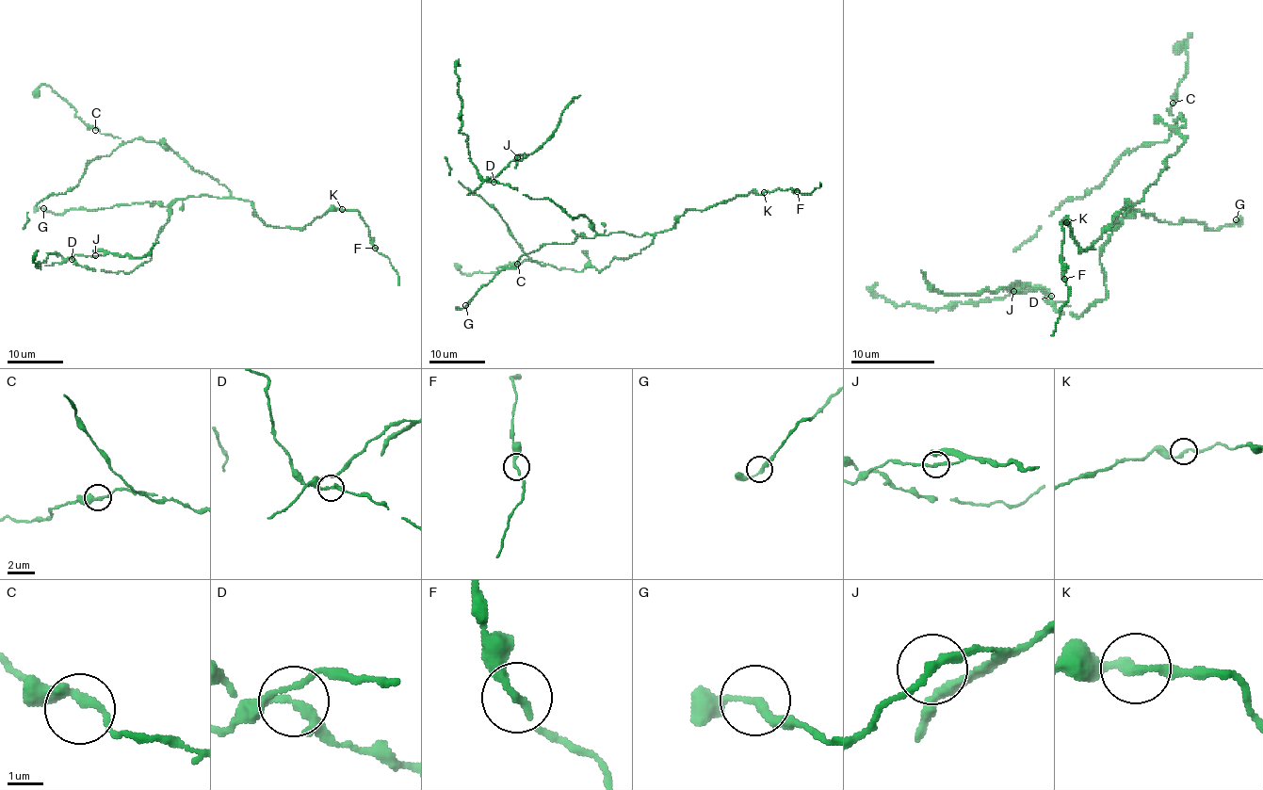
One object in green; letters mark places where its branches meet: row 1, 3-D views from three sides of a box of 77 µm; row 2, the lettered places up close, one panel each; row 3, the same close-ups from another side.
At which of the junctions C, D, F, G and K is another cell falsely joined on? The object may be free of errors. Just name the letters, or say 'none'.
D

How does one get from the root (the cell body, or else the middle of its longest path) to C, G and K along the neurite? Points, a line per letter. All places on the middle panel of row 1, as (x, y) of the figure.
C: (628, 233), (650, 233), (653, 242), (600, 270), (574, 271), (536, 261), (517, 264)
G: (628, 233), (543, 244), (525, 253), (514, 267), (500, 270), (465, 305)
K: (628, 233), (640, 236), (663, 233), (670, 230), (688, 210), (706, 210), (737, 196), (764, 192)

